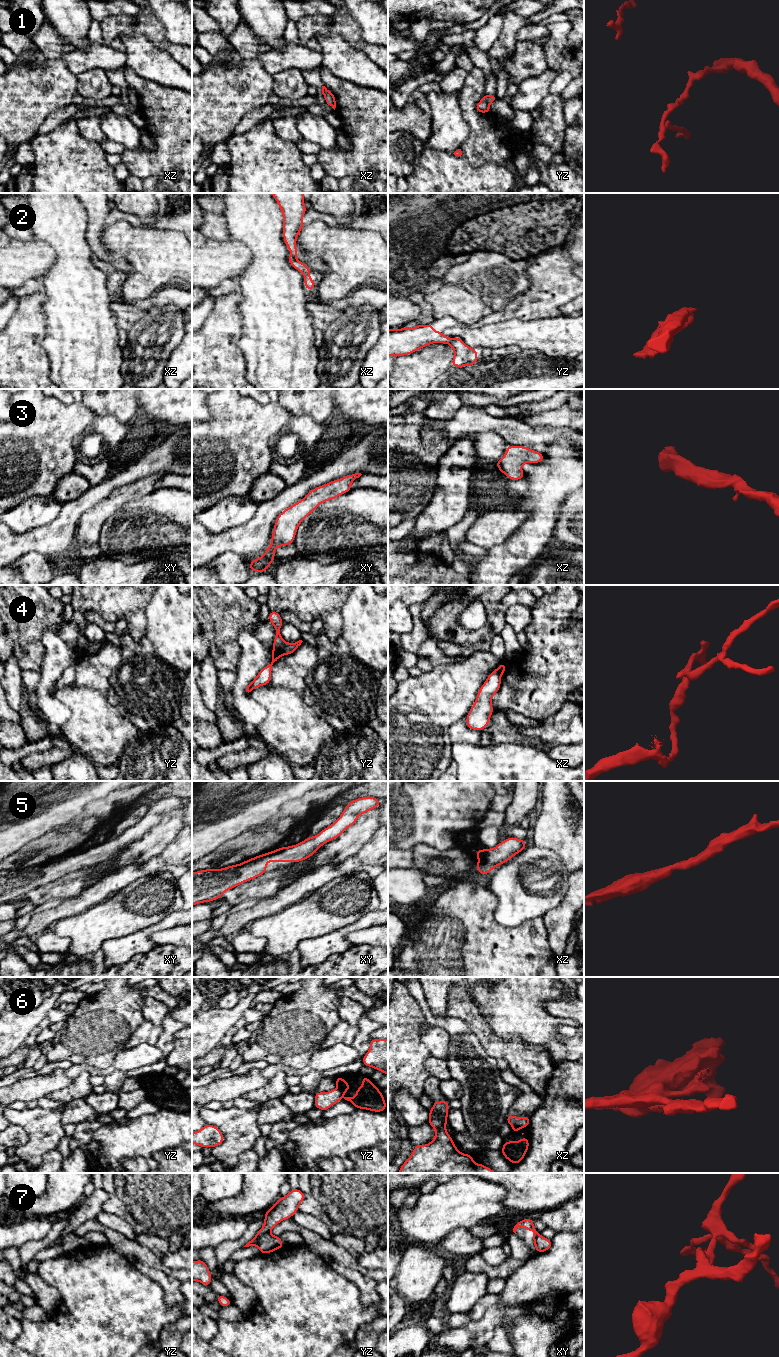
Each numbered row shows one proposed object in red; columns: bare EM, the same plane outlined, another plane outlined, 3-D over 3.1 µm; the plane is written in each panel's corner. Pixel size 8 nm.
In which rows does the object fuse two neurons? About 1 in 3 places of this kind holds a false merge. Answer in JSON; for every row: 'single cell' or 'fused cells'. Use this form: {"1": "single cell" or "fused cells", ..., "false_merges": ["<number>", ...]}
{"1": "single cell", "2": "fused cells", "3": "single cell", "4": "fused cells", "5": "single cell", "6": "fused cells", "7": "fused cells", "false_merges": ["2", "4", "6", "7"]}

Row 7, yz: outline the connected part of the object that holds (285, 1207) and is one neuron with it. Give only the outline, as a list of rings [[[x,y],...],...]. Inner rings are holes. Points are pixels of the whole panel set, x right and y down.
[[[298,1188],[292,1189],[286,1196],[280,1197],[277,1202],[265,1212],[265,1224],[256,1233],[254,1238],[258,1238],[266,1233],[270,1233],[281,1221],[290,1219],[296,1212],[298,1207],[305,1198],[305,1194]]]

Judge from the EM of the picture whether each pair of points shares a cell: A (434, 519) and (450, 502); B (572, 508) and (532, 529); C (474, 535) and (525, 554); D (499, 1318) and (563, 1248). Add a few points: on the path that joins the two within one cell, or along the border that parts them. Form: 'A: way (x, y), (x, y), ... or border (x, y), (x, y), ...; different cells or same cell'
A: way (438, 515), (447, 506); same cell
B: border (571, 493), (562, 507), (552, 535); different cells
C: border (517, 528), (503, 542), (492, 546), (488, 550); different cells
D: way (507, 1300), (517, 1290), (525, 1286), (545, 1266); same cell

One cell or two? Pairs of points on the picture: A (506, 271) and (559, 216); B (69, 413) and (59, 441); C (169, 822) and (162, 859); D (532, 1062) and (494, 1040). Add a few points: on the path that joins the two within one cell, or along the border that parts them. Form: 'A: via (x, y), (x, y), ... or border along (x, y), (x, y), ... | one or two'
A: border along (495, 251), (501, 252), (513, 259), (530, 260) | two
B: via (65, 420), (59, 426), (59, 434) | one
C: border along (179, 831), (178, 835), (160, 853), (144, 862) | two
D: via (523, 1060), (515, 1052), (503, 1049) | one

